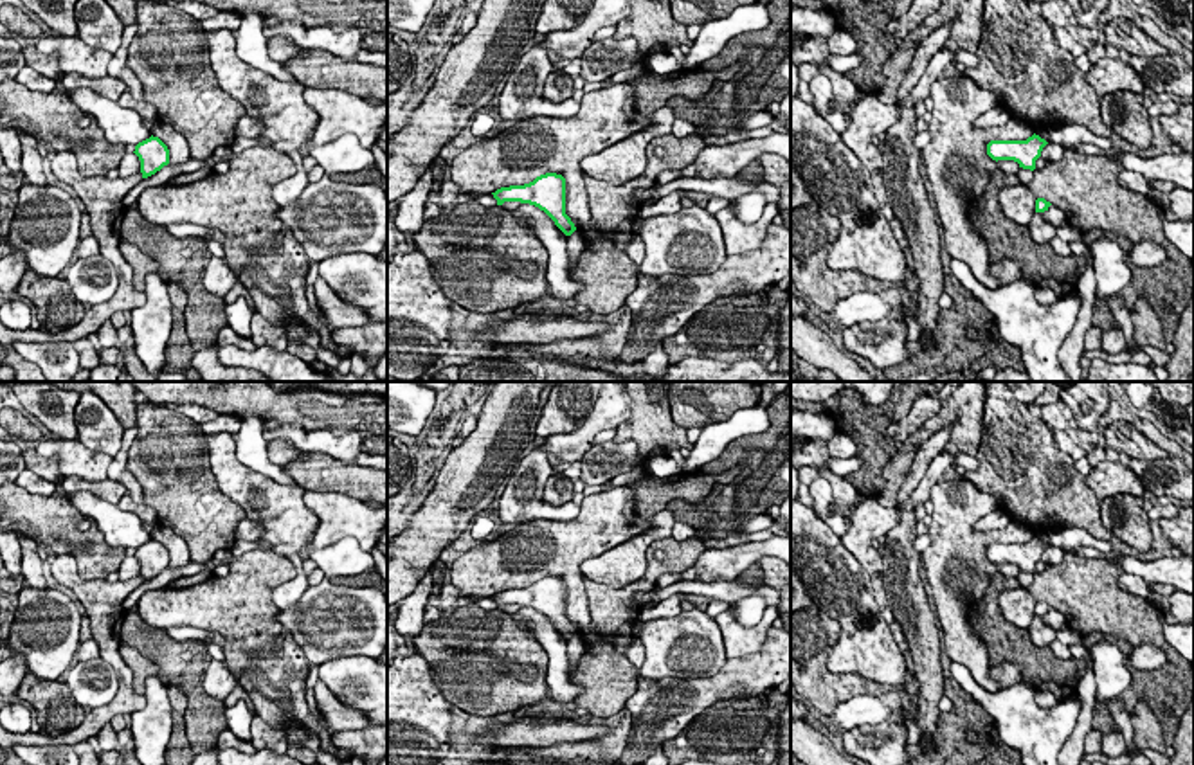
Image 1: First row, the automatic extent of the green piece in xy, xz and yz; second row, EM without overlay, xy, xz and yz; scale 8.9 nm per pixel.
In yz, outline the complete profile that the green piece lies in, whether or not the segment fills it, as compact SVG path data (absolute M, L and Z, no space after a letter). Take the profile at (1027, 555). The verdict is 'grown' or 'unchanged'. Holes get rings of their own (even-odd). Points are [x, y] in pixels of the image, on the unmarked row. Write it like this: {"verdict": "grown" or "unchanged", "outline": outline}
{"verdict": "unchanged", "outline": "M1036 536L1027 544L990 544L987 547L987 558L996 565L1014 563L1019 571L1034 574L1036 563L1046 547L1048 545Z"}

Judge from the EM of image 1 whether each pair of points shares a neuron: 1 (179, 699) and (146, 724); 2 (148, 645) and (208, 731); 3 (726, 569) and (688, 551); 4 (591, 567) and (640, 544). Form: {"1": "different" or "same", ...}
{"1": "different", "2": "same", "3": "different", "4": "same"}

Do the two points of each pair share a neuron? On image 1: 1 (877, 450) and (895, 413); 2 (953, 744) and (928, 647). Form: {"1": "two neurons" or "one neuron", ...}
{"1": "one neuron", "2": "two neurons"}

